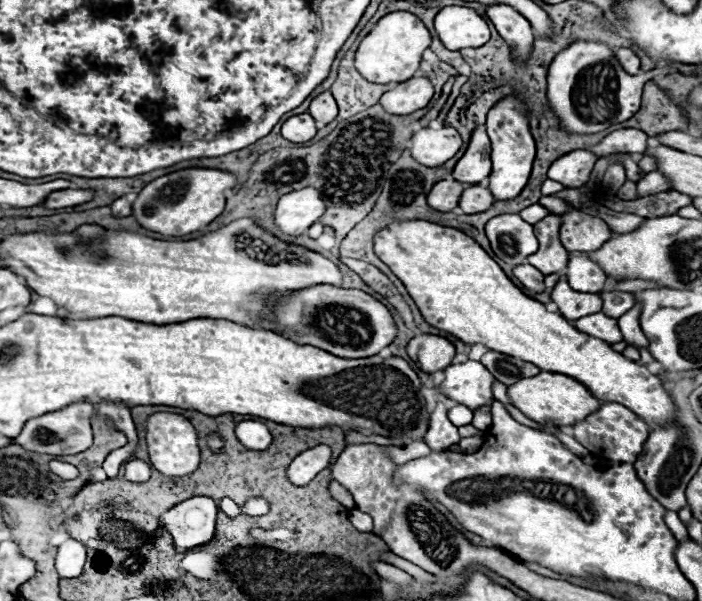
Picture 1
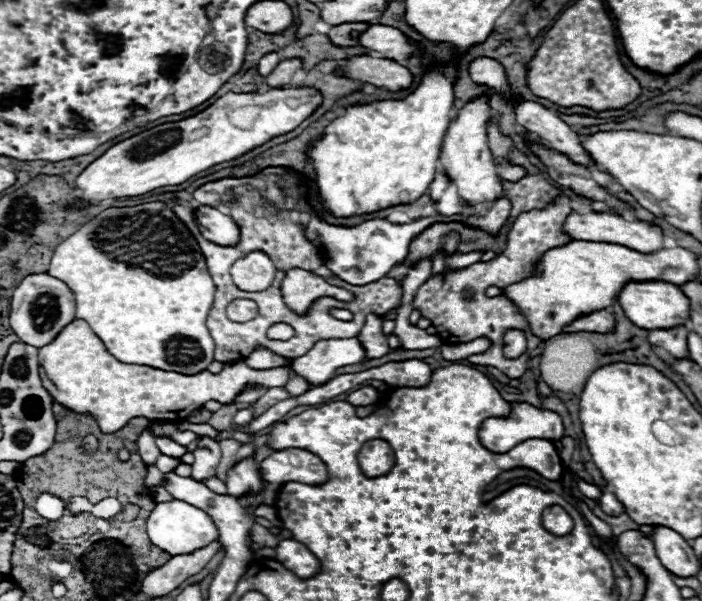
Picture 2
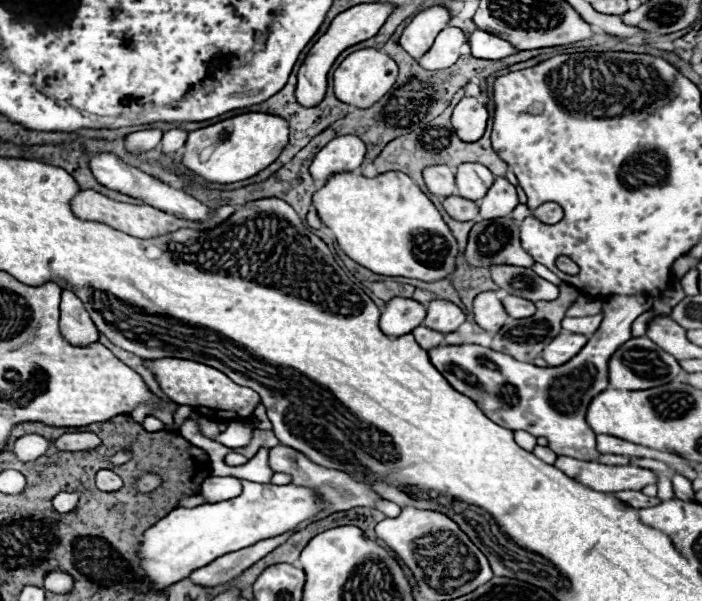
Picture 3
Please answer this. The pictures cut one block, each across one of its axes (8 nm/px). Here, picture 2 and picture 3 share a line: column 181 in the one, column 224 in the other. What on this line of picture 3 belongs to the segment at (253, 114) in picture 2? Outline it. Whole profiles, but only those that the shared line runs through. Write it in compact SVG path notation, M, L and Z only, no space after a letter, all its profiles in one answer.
M258 112L240 114L224 122L190 132L182 164L188 170L192 170L194 176L200 176L206 182L230 184L252 178L258 172L262 172L280 156L286 142L288 142L288 124L284 122L284 118Z

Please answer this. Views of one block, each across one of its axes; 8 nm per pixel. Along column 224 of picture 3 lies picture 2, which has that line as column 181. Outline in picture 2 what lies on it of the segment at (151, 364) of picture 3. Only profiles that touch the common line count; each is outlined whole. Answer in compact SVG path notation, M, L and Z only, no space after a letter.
M82 320L70 322L54 342L42 346L38 350L38 362L42 366L42 374L54 386L44 386L52 398L76 410L78 414L92 414L102 432L116 432L128 420L144 416L148 420L184 420L192 410L196 410L208 402L216 400L220 404L230 404L246 384L256 386L284 386L290 378L288 366L278 366L270 370L252 370L244 360L234 364L224 364L220 374L200 372L196 376L182 376L174 372L156 370L150 366L124 364L116 360L100 342L100 338L90 330L90 326Z

